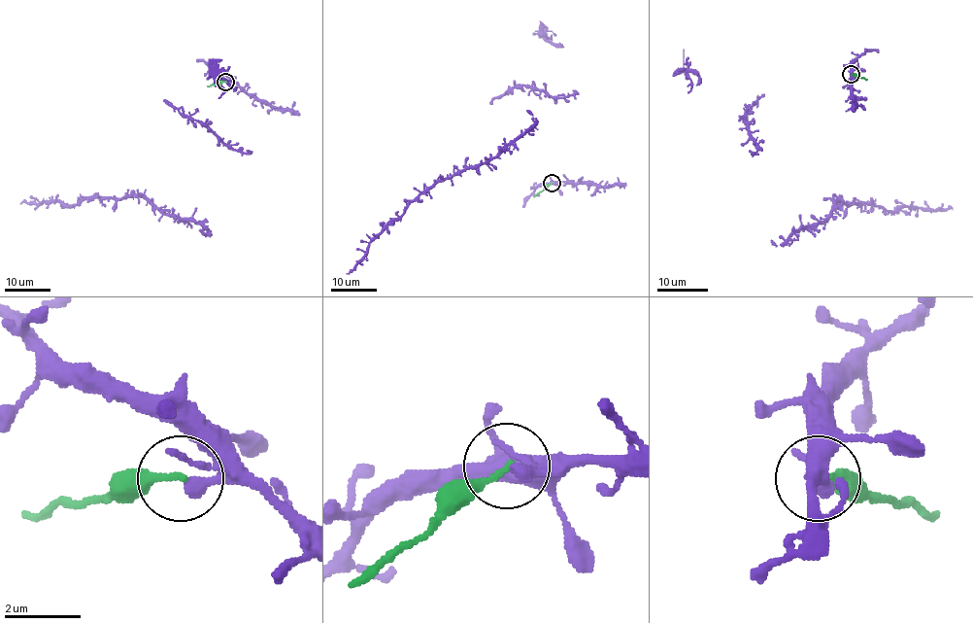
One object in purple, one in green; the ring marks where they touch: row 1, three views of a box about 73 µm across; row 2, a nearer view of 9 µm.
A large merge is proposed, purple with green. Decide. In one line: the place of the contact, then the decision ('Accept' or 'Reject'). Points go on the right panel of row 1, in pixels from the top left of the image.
Place: (851, 74). Reject

